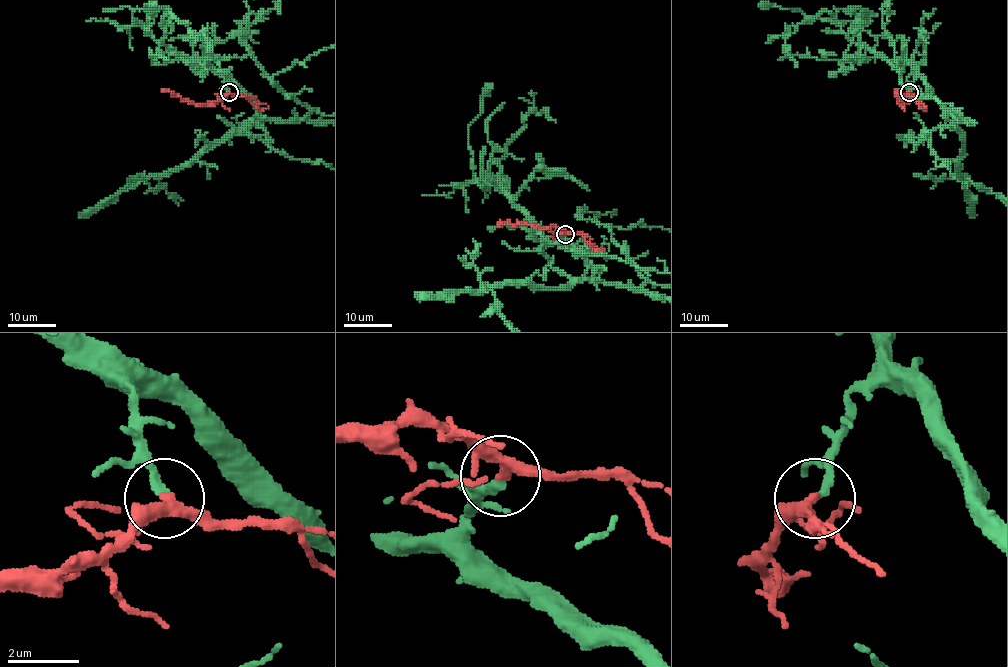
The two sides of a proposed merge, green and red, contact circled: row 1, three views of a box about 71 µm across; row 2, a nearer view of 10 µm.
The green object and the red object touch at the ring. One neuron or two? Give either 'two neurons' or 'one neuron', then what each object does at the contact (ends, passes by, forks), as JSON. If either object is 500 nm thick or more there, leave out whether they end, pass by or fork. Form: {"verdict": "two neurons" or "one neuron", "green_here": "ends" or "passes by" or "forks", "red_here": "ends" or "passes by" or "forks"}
{"verdict": "one neuron", "green_here": "ends", "red_here": "forks"}

